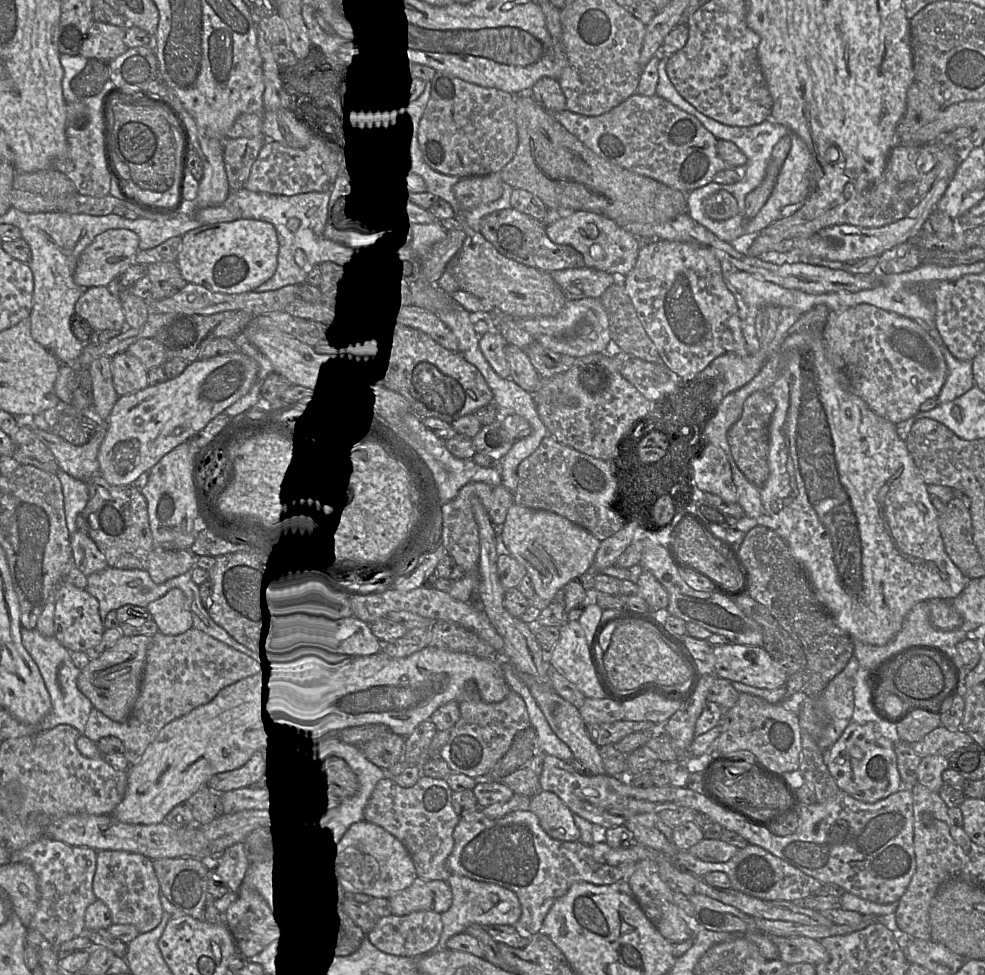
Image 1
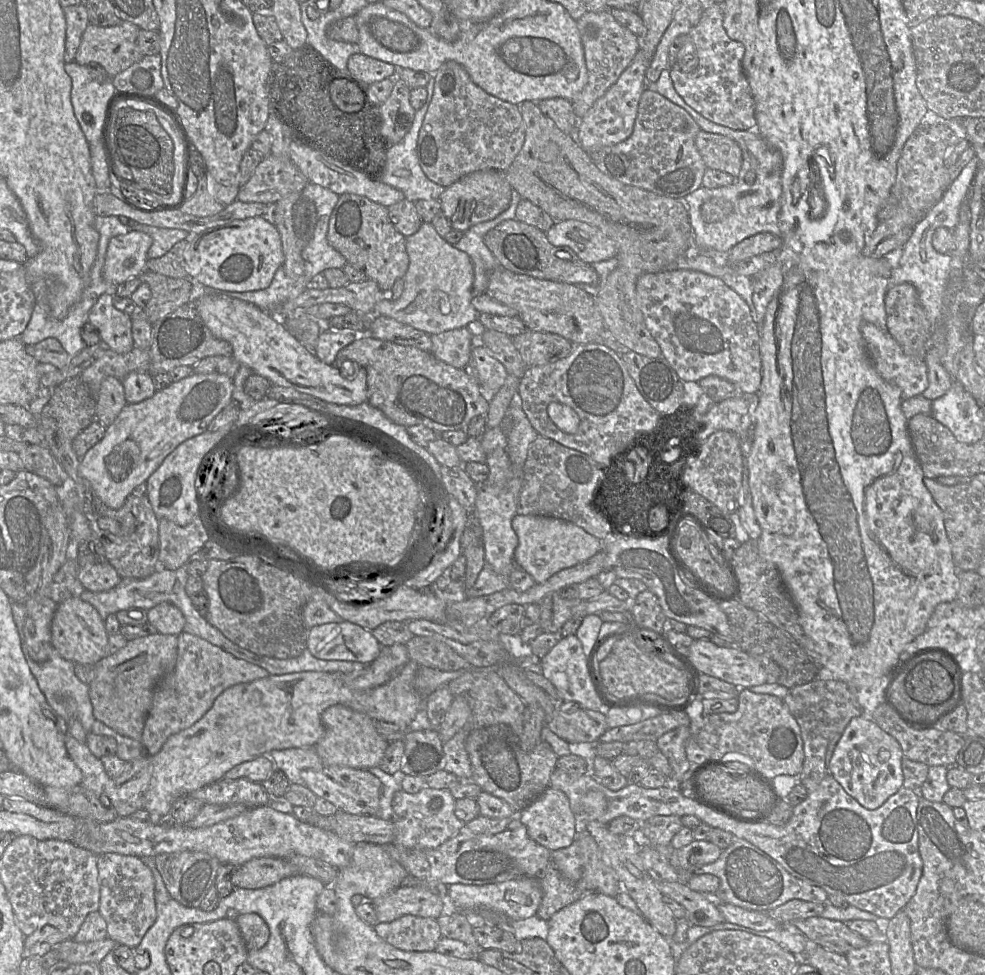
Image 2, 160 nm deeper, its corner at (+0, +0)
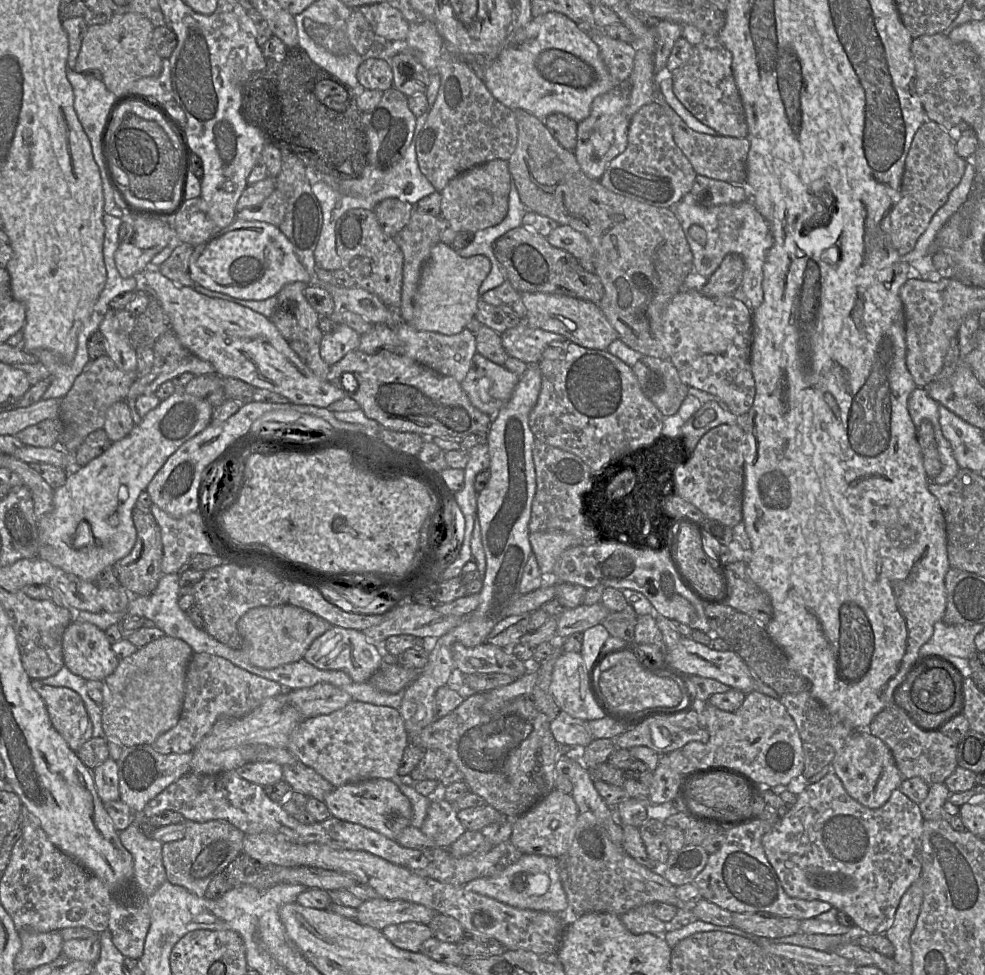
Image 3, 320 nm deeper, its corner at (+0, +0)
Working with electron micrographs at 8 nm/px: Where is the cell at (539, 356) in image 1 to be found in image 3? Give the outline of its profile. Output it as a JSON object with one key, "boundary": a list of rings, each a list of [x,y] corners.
{"boundary":[[[522,321],[518,326],[507,329],[501,333],[502,345],[507,354],[513,358],[521,360],[526,364],[538,364],[541,359],[558,359],[561,354],[557,349],[563,349],[564,354],[570,343],[563,335],[542,330],[538,327],[530,326],[526,321]]]}

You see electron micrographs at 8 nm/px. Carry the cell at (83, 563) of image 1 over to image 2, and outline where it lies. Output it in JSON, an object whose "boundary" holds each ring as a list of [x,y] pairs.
{"boundary":[[[108,561],[105,563],[79,563],[78,578],[84,588],[92,592],[110,590],[122,579]]]}

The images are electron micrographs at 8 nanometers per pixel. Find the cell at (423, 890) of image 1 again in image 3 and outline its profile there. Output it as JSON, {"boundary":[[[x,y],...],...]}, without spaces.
{"boundary":[[[383,897],[365,901],[357,910],[357,921],[360,924],[380,931],[387,926],[405,922],[428,925],[436,915],[435,911],[424,905]]]}

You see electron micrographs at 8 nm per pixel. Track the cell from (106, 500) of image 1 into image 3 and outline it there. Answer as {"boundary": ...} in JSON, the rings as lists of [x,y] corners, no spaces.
{"boundary":[[[133,511],[137,540],[131,552],[114,565],[119,583],[131,596],[148,596],[156,589],[162,574],[163,544],[161,530],[151,512]]]}

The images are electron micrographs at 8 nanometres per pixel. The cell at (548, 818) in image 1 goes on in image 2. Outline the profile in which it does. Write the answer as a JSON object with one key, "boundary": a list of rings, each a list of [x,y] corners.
{"boundary":[[[548,787],[517,816],[527,828],[529,837],[551,852],[570,846],[576,839],[578,833],[577,820],[570,808],[568,797],[561,790]]]}

